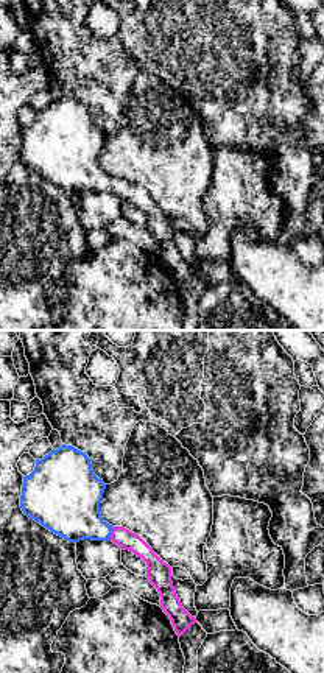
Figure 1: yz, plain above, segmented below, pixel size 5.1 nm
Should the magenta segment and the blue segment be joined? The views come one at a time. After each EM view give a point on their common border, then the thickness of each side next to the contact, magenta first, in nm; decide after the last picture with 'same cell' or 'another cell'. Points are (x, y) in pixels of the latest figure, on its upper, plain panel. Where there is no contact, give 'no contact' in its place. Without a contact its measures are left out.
(112, 184) | 100/300 nm

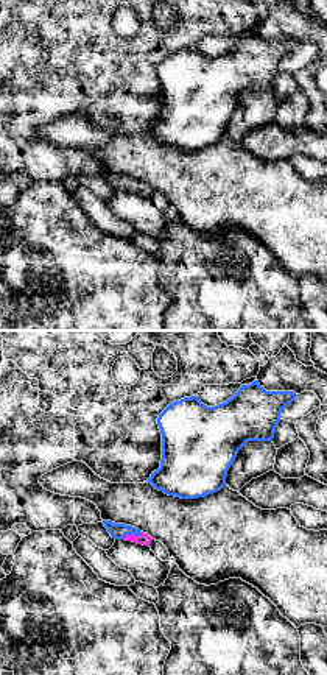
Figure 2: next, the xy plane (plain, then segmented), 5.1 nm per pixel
(131, 186) | 60/80 nm

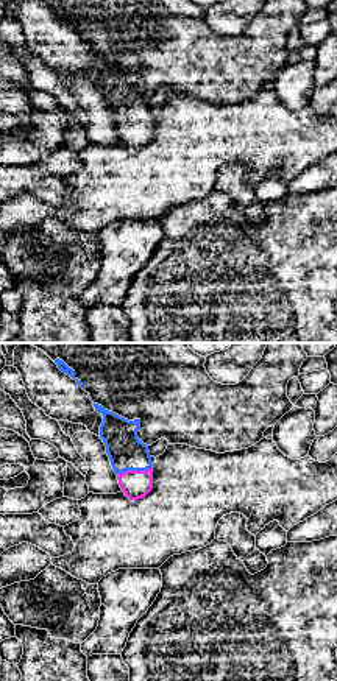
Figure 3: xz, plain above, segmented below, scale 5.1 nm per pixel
(133, 122) | 140/180 nm

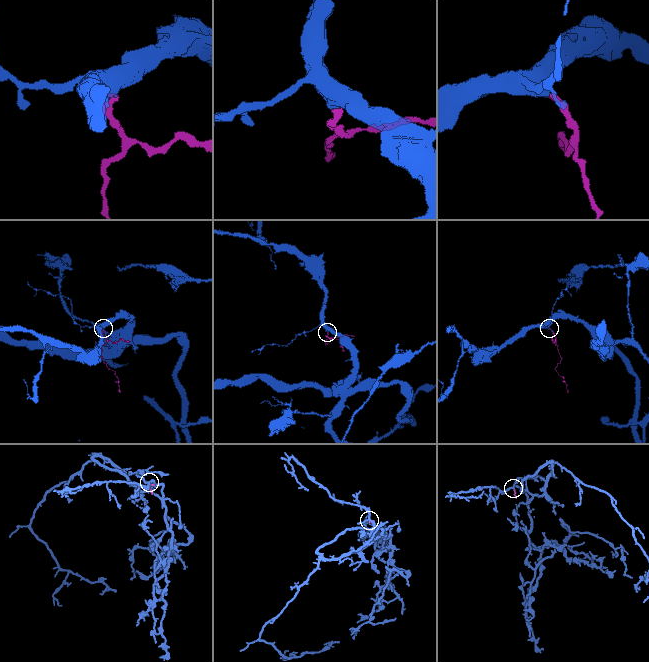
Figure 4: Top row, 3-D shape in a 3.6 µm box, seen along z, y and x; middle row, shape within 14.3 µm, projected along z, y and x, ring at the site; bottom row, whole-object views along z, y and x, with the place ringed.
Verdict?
same cell

